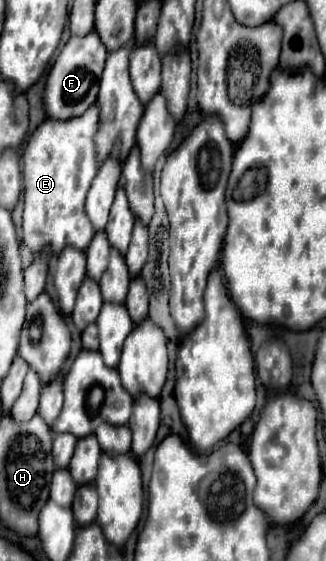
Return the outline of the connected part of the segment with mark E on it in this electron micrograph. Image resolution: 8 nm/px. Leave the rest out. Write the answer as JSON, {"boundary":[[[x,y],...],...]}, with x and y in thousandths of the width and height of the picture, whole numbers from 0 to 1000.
{"boundary":[[[279,187],[248,209],[218,216],[132,216],[89,244],[77,266],[77,376],[71,376],[71,433],[101,455],[126,455],[150,440],[156,455],[181,455],[199,440],[261,447],[291,412],[261,380],[261,351],[279,333],[304,291],[291,280],[285,244],[304,219],[304,191]]]}

